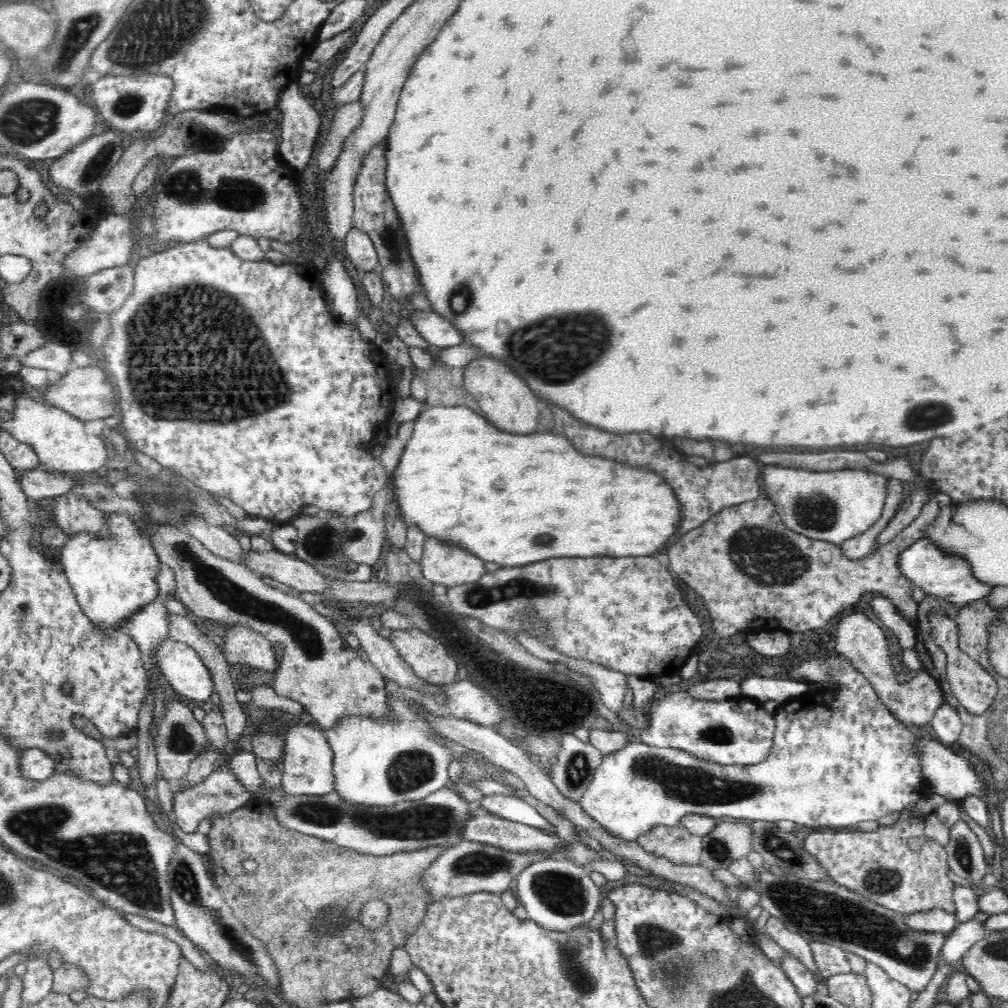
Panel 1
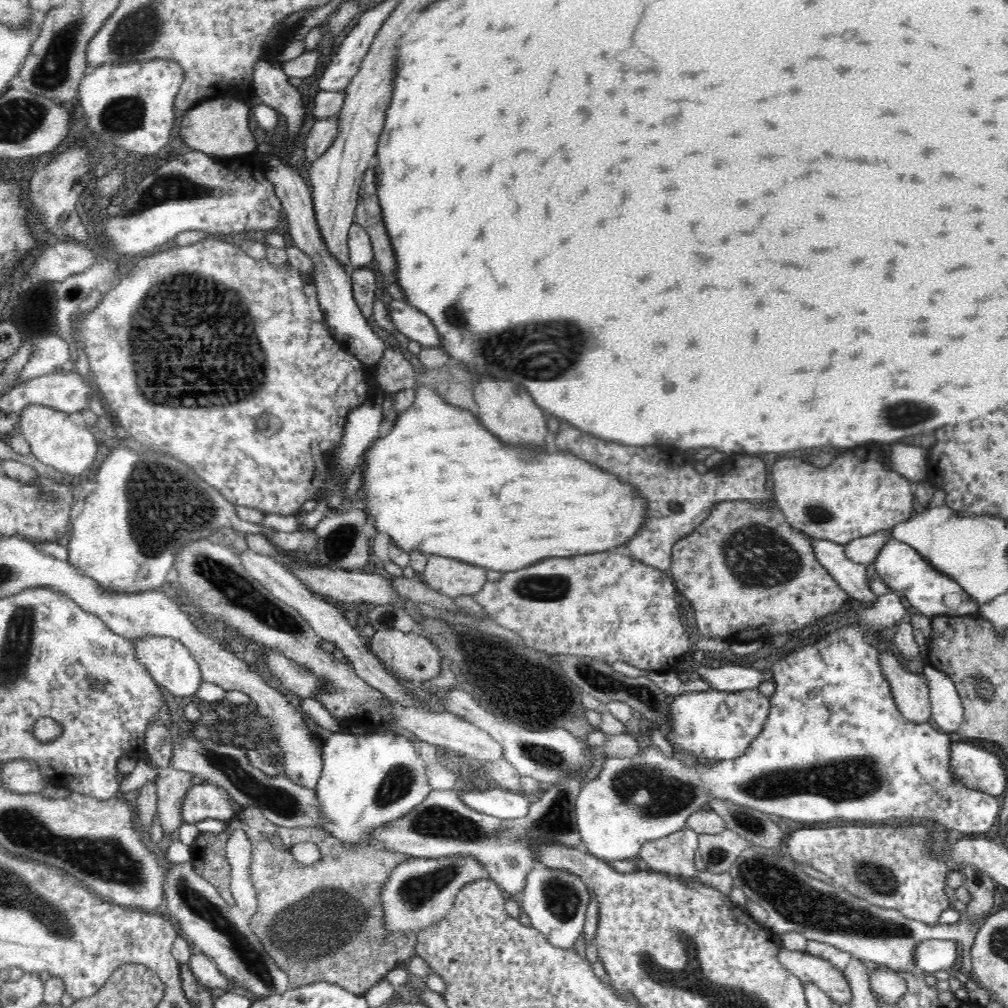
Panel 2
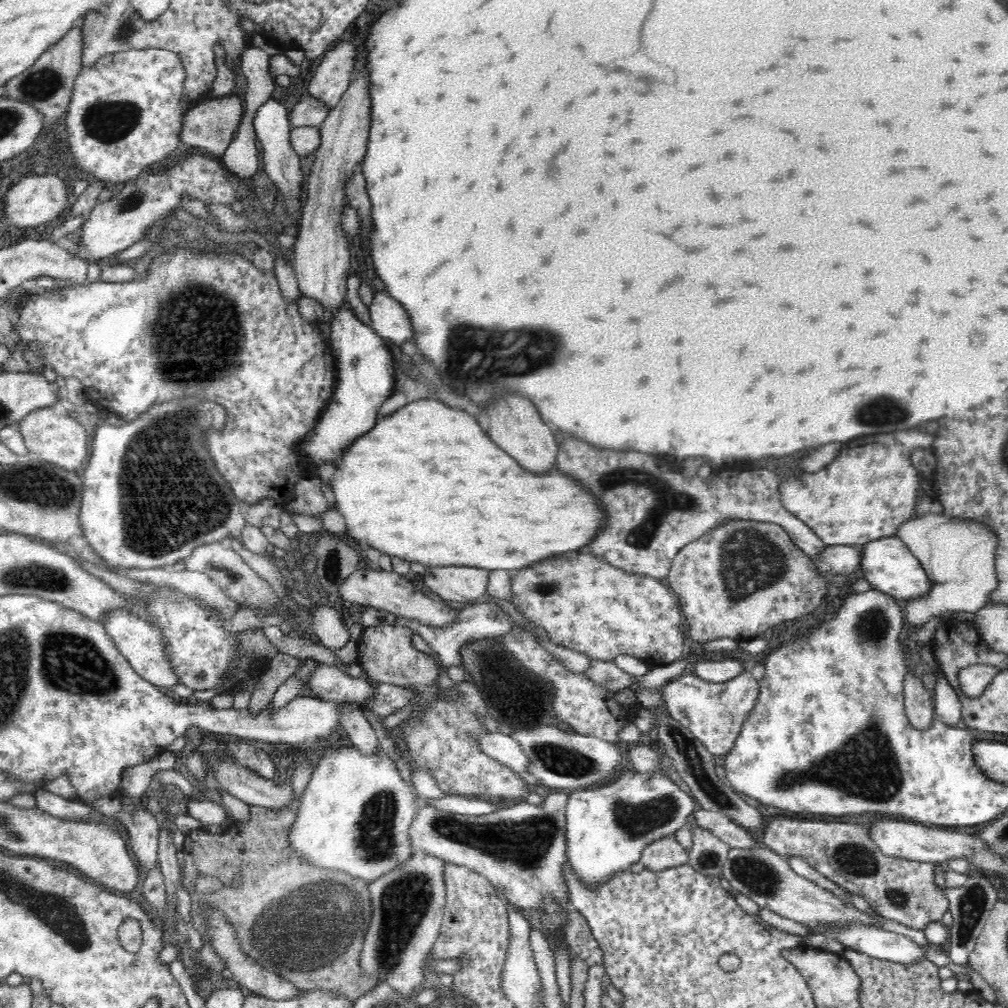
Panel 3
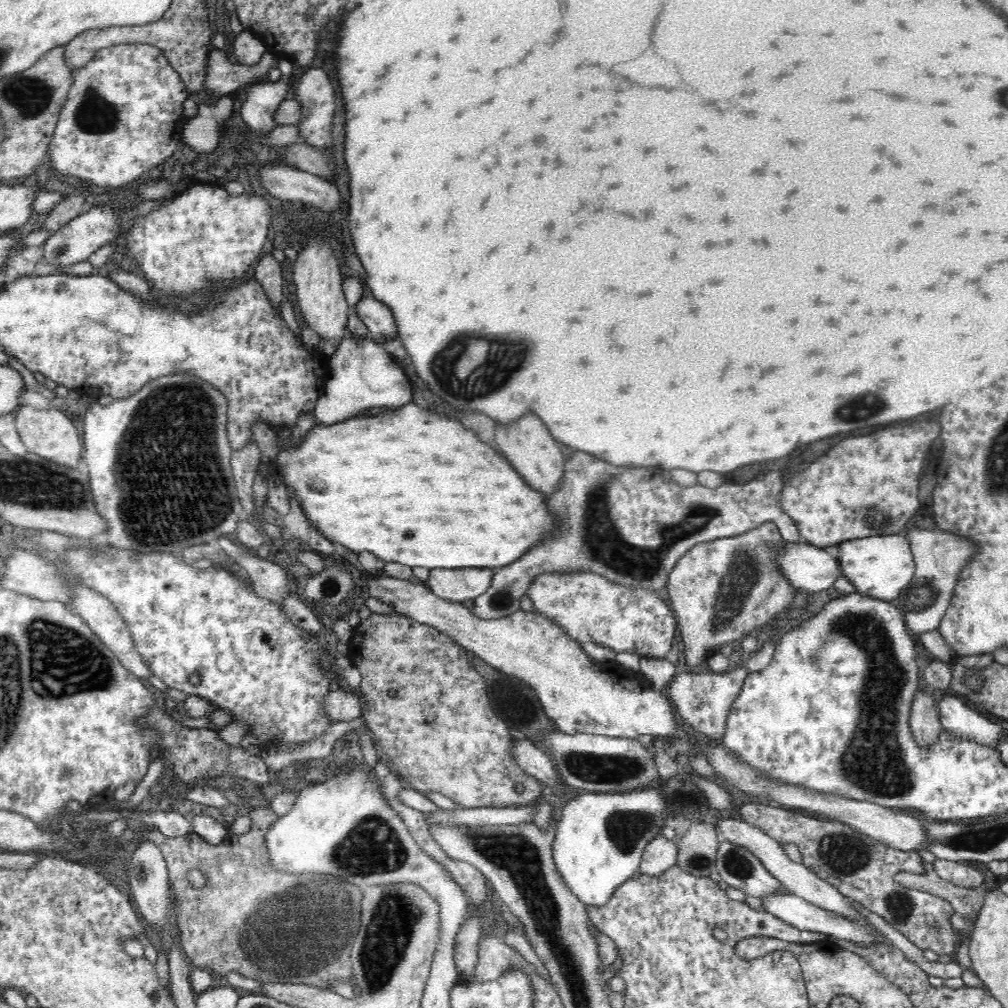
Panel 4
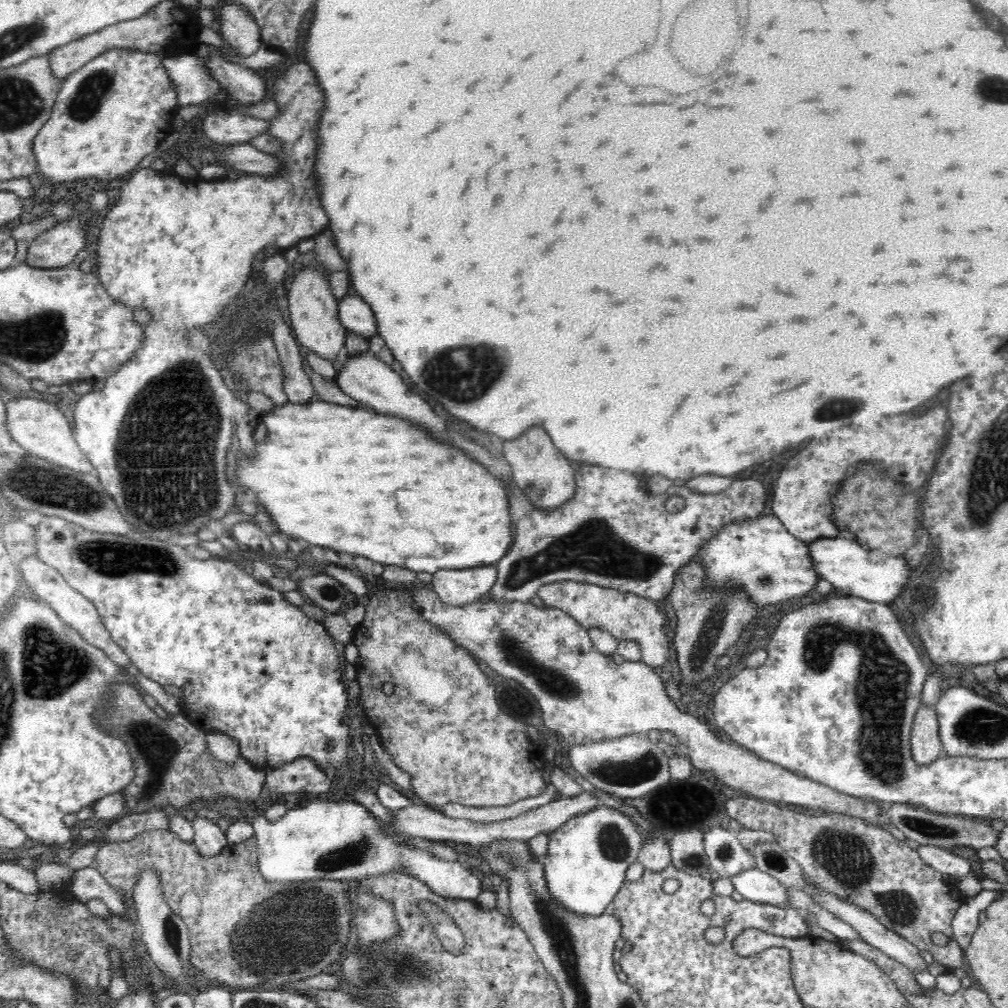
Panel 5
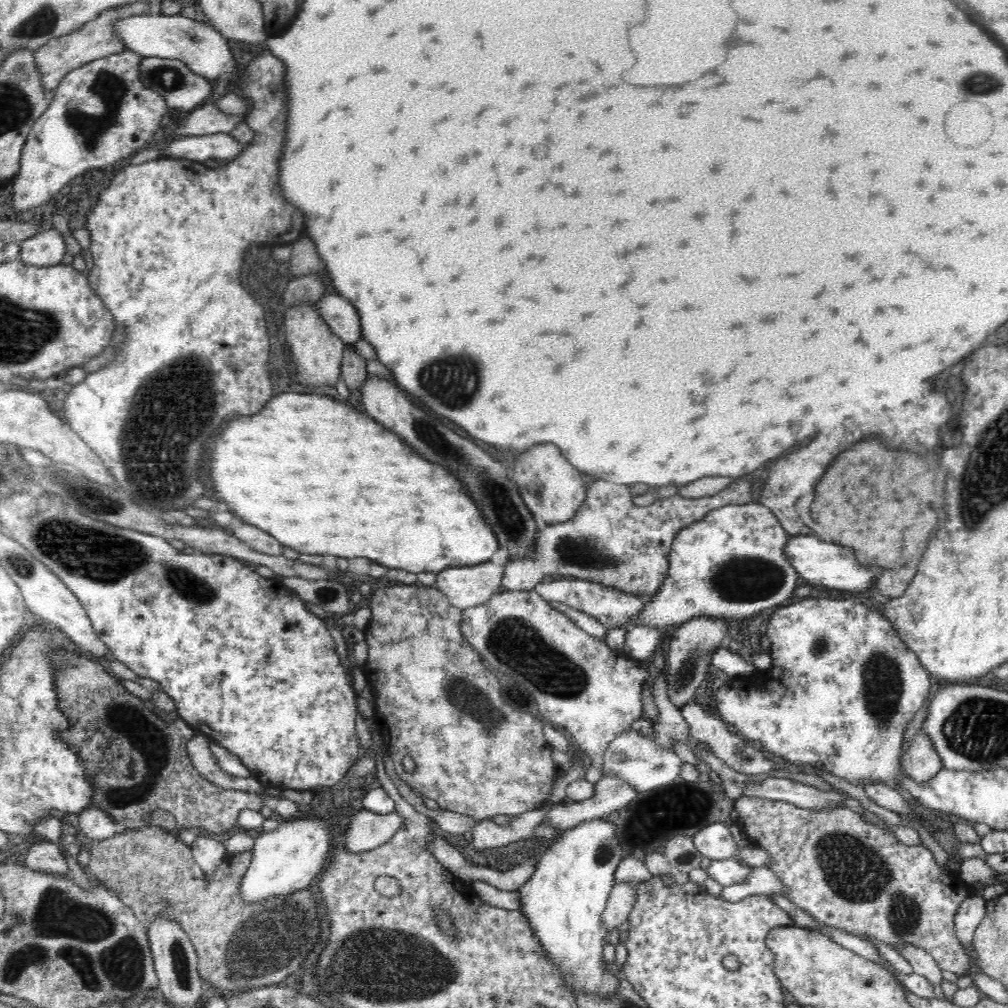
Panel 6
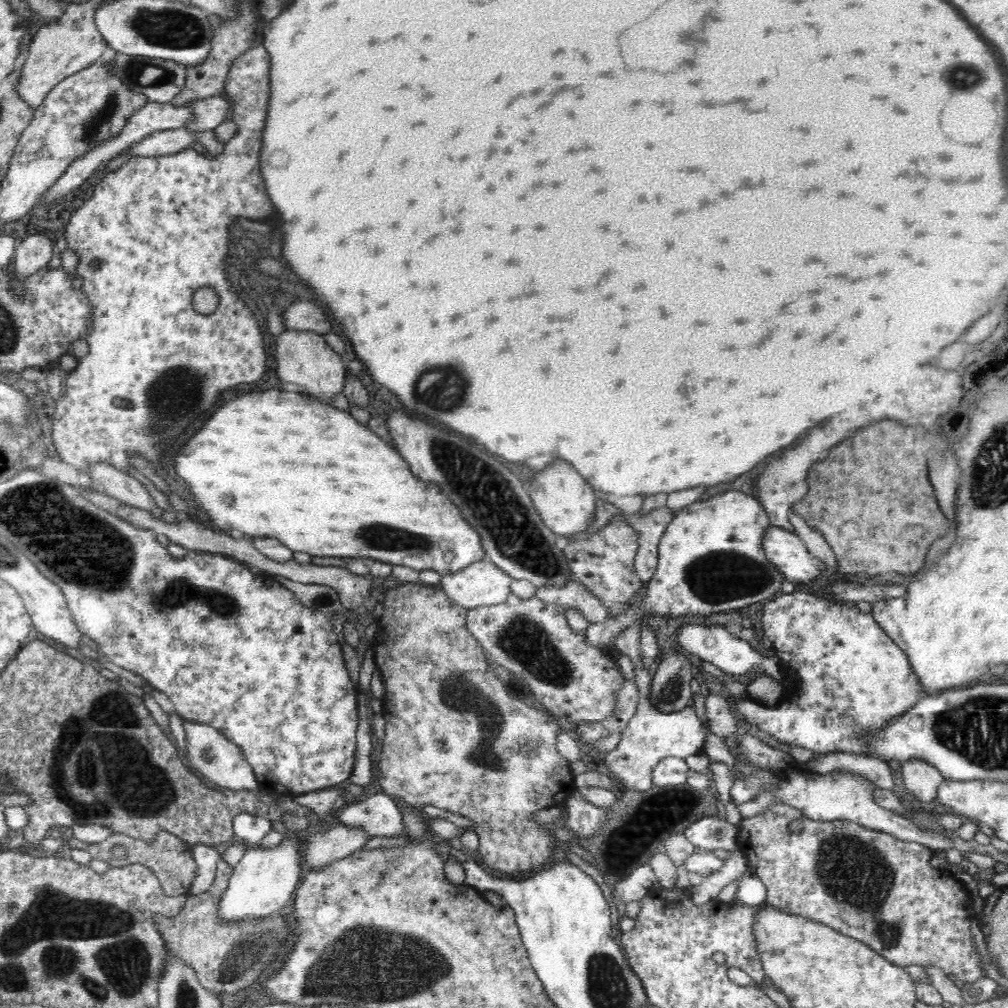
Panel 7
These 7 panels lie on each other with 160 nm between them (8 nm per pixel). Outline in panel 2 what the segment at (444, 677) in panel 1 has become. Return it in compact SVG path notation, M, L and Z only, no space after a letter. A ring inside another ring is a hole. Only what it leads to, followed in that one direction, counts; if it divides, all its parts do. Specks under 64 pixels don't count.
M396 629L377 630L367 641L369 650L382 661L386 670L402 682L418 684L440 674L442 656L437 646L418 630L410 633Z

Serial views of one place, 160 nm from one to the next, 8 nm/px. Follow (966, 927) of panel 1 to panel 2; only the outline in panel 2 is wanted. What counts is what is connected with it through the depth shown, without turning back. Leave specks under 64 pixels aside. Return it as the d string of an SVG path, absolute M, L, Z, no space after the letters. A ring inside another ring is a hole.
M924 940L914 950L913 966L920 972L949 971L956 960L958 960L958 946L954 940Z

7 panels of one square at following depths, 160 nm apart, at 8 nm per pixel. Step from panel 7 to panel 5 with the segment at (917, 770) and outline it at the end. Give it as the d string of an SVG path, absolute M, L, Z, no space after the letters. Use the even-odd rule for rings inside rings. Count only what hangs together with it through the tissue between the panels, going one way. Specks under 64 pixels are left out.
M920 704L911 730L911 755L920 766L934 762L944 754L939 722L934 706Z

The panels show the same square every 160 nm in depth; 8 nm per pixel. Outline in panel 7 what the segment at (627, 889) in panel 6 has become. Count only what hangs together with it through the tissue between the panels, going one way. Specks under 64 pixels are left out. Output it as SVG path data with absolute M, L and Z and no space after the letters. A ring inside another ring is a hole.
M648 864L631 872L630 876L615 884L611 889L612 897L617 906L622 903L626 905L644 899L656 885L656 875Z

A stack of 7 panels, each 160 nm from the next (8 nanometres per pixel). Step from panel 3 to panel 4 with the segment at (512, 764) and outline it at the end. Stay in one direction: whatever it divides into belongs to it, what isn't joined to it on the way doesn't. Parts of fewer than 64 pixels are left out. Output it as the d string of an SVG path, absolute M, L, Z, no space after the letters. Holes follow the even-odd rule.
M518 740L512 742L512 755L514 761L528 774L536 777L544 786L560 786L563 784L560 775L550 761L550 755L544 748L537 744L536 740Z

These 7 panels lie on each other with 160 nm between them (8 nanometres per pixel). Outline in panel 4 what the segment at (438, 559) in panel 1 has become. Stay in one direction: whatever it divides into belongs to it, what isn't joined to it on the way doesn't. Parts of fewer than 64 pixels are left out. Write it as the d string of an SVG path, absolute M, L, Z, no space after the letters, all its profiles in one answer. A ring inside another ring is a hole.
M432 569L425 581L428 588L447 601L475 599L490 588L495 570L485 569Z

